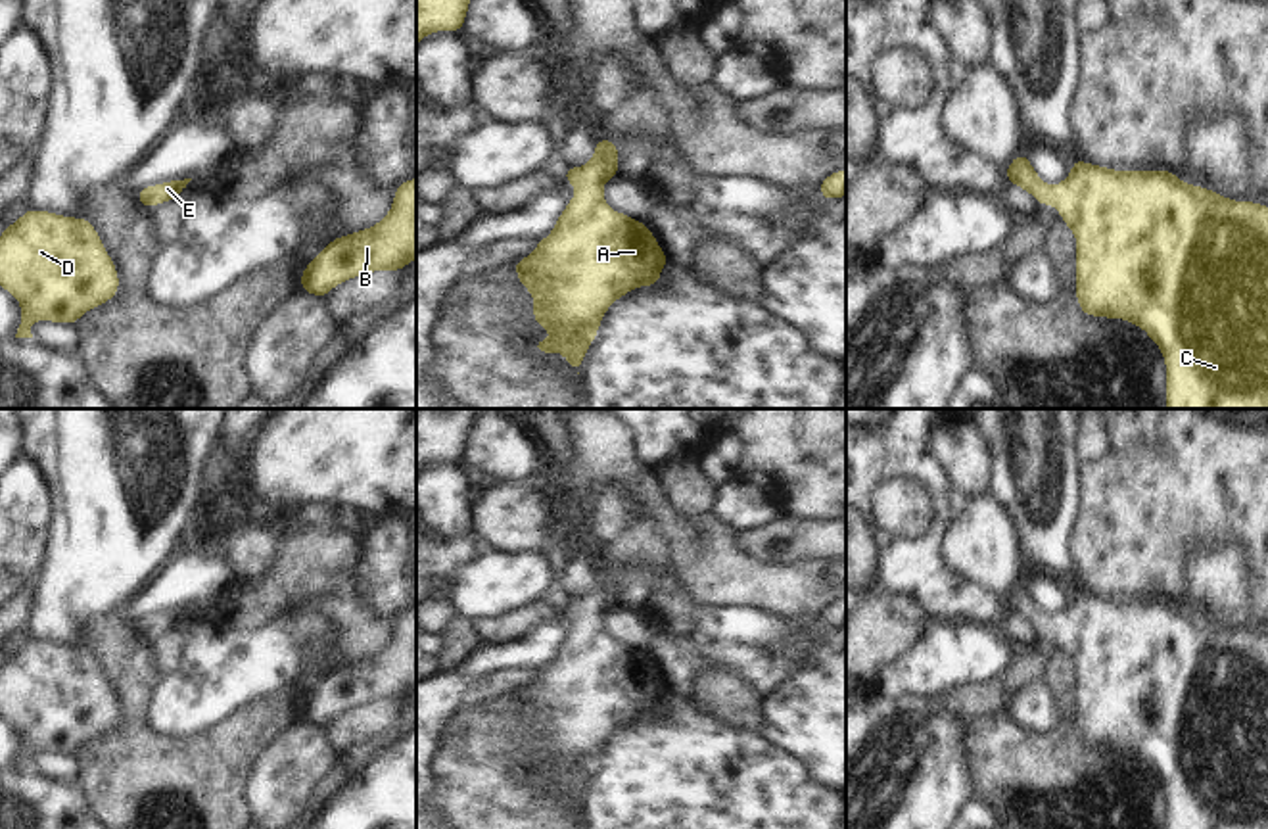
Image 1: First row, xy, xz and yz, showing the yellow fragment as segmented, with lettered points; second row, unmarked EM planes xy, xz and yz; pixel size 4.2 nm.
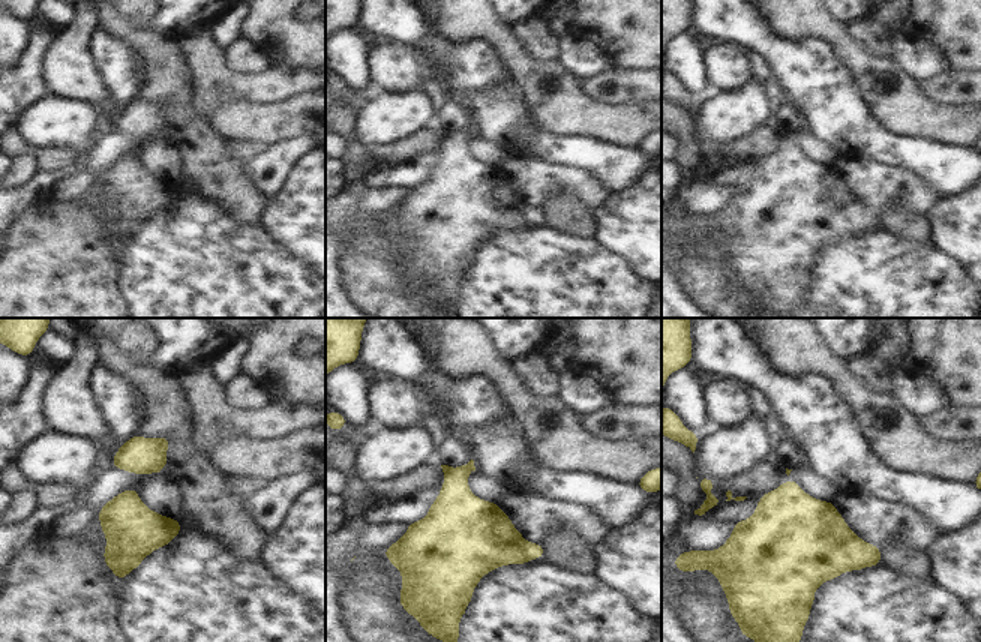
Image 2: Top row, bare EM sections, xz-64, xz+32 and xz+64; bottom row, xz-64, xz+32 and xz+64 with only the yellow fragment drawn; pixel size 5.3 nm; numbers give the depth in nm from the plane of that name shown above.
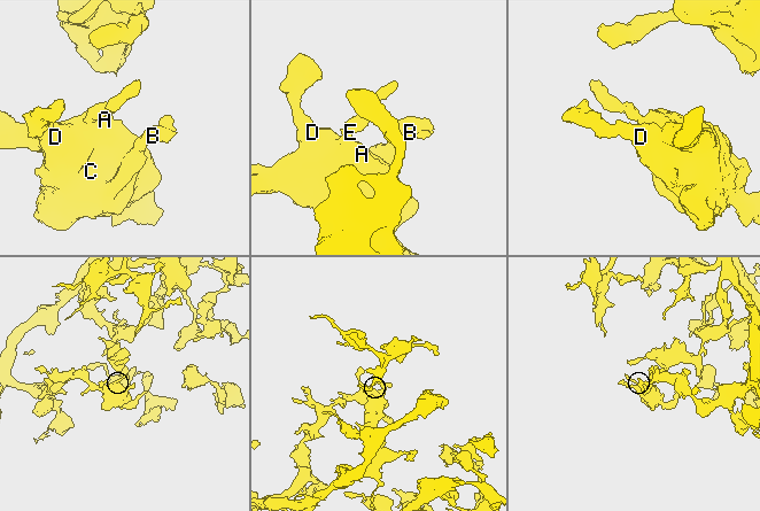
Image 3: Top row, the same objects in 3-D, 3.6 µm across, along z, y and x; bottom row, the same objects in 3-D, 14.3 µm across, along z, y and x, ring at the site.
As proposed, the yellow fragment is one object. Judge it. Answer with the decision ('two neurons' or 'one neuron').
one neuron

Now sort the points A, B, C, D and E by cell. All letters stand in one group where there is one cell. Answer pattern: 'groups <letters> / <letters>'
groups A B C D E

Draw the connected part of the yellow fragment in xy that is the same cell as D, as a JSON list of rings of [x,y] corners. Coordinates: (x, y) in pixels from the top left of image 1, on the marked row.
[[[27,209],[0,234],[0,286],[21,305],[15,338],[33,338],[35,320],[75,324],[86,311],[115,297],[119,276],[90,219]]]

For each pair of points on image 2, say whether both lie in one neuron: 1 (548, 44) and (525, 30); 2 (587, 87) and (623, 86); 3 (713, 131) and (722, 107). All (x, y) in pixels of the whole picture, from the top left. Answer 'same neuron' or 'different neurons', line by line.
1: same neuron
2: same neuron
3: same neuron

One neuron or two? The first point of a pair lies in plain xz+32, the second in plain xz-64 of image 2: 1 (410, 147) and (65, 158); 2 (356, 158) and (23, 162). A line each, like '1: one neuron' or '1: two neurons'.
1: one neuron
2: one neuron

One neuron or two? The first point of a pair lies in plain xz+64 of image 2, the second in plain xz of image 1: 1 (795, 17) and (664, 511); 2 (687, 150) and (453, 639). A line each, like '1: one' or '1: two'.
1: one
2: one

